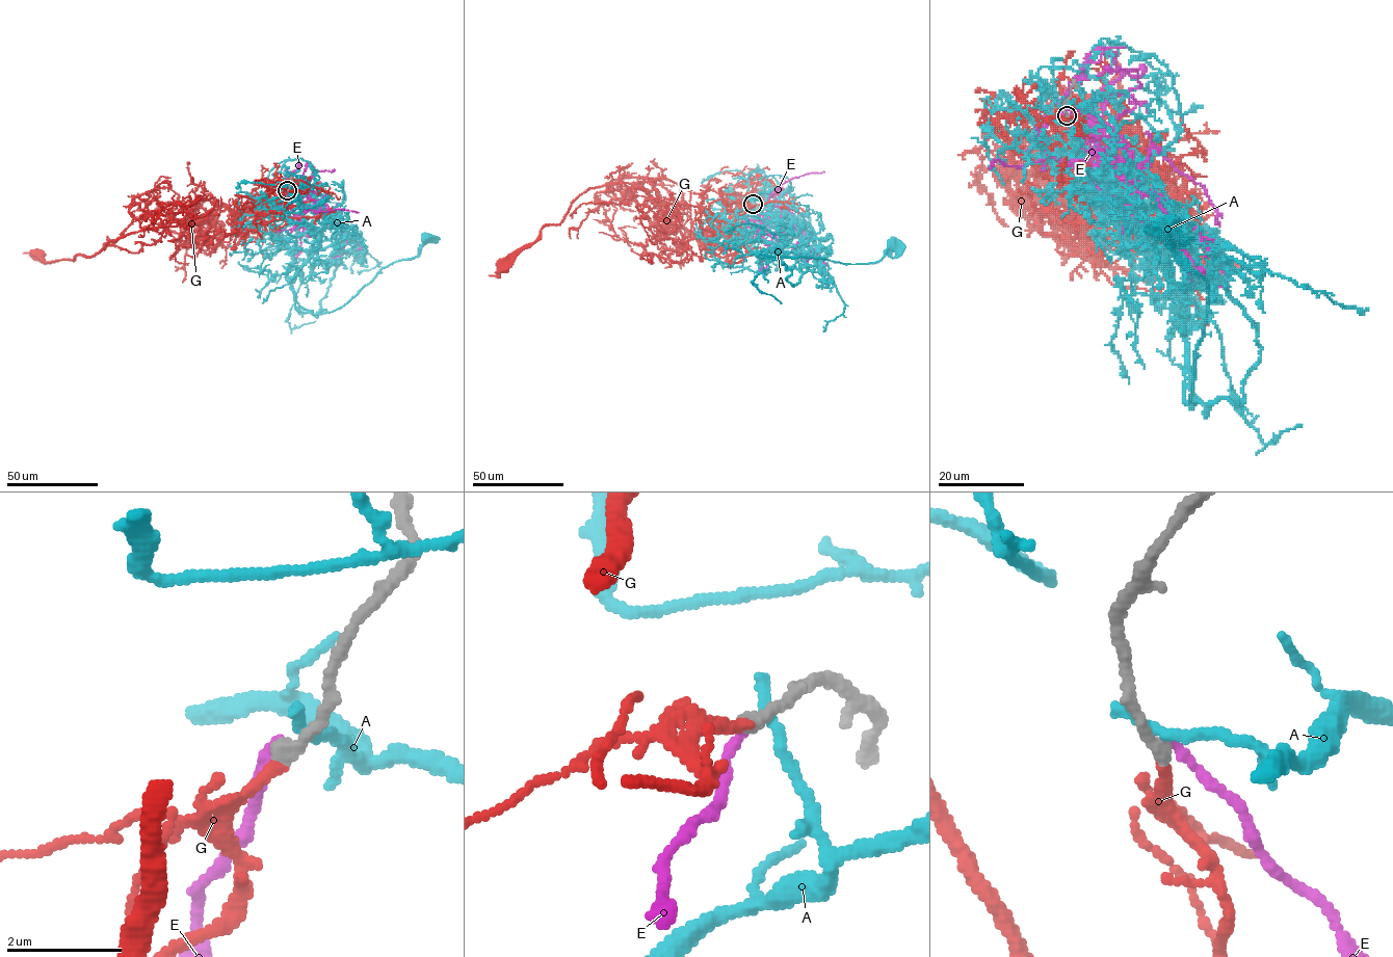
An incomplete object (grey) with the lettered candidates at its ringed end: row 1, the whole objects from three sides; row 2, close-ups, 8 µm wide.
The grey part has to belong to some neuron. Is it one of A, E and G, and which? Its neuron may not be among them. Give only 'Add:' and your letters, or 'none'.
Add: G

